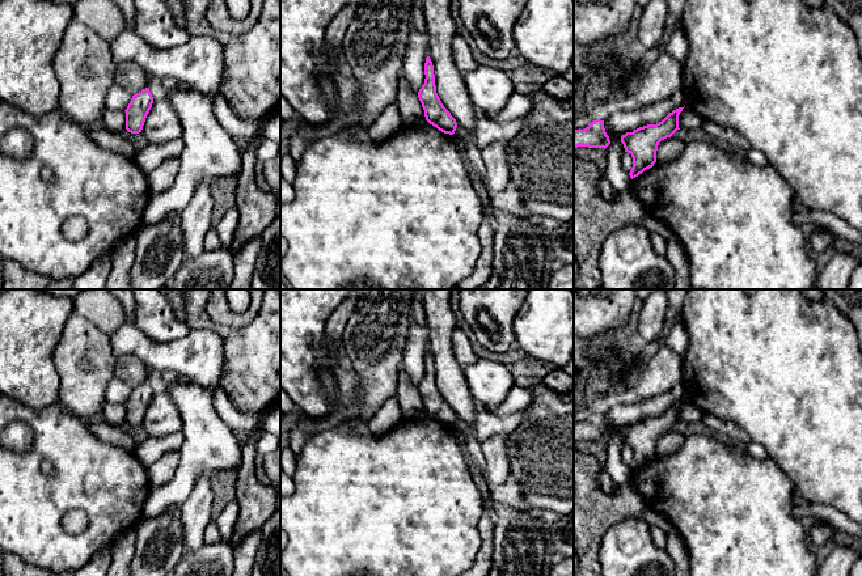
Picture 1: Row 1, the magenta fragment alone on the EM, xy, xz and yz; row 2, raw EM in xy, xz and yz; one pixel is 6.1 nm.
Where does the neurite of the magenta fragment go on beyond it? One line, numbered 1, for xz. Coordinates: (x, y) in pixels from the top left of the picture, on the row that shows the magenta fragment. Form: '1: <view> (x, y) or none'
1: none

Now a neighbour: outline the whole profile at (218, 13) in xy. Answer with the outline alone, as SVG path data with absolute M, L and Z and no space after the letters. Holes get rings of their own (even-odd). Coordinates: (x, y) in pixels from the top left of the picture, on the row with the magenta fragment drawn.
M211 0L207 9L207 20L217 30L242 34L250 30L258 21L263 0L250 0L250 3L249 16L245 20L236 20L229 14L225 0Z

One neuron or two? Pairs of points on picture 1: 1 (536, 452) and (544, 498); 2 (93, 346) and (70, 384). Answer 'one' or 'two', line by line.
1: one
2: one

